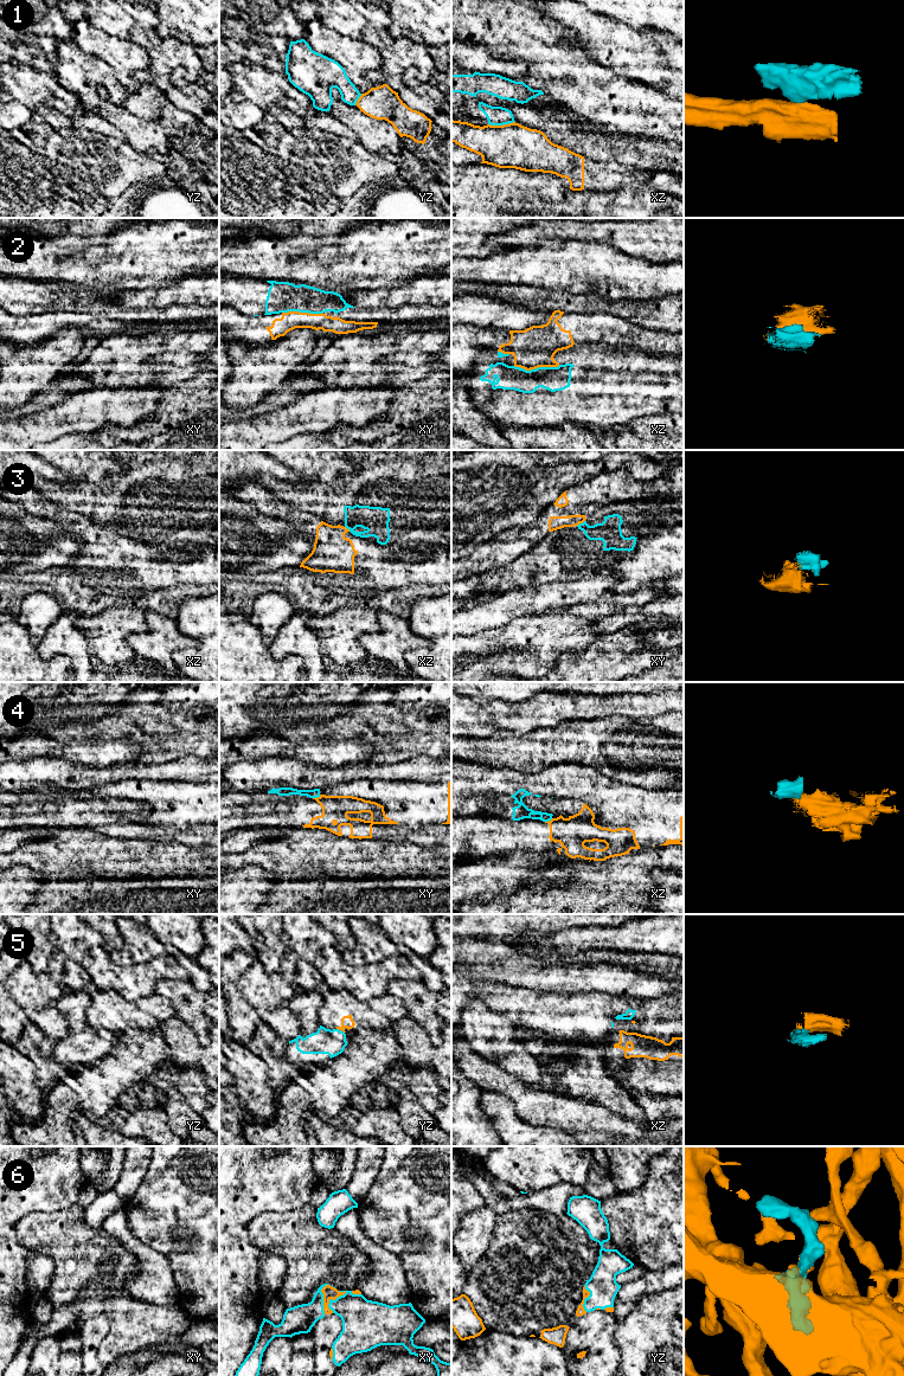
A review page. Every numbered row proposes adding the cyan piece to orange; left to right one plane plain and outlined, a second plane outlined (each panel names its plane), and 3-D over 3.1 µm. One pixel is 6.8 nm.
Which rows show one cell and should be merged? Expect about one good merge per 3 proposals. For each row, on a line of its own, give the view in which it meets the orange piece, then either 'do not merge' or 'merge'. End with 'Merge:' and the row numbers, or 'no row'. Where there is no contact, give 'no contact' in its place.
1: contact in xz; do not merge
2: contact in xz; do not merge
3: contact in xy; do not merge
4: contact in xy; do not merge
5: contact in yz; do not merge
6: contact in xy; merge
Merge: 6

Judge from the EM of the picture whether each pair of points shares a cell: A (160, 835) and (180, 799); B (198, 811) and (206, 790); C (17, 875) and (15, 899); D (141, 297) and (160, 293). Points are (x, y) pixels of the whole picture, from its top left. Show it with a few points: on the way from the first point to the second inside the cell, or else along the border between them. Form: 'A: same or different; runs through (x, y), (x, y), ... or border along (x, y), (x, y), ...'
A: same; runs through (160, 827), (160, 823), (174, 808)
B: same; runs through (203, 807), (204, 795)
C: same; runs through (18, 881), (15, 893)
D: same; runs through (146, 297), (155, 297)

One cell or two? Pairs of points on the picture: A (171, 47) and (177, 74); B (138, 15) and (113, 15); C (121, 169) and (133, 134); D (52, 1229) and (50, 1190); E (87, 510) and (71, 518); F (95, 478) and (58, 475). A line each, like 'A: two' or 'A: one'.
A: two
B: one
C: two
D: two
E: two
F: two

